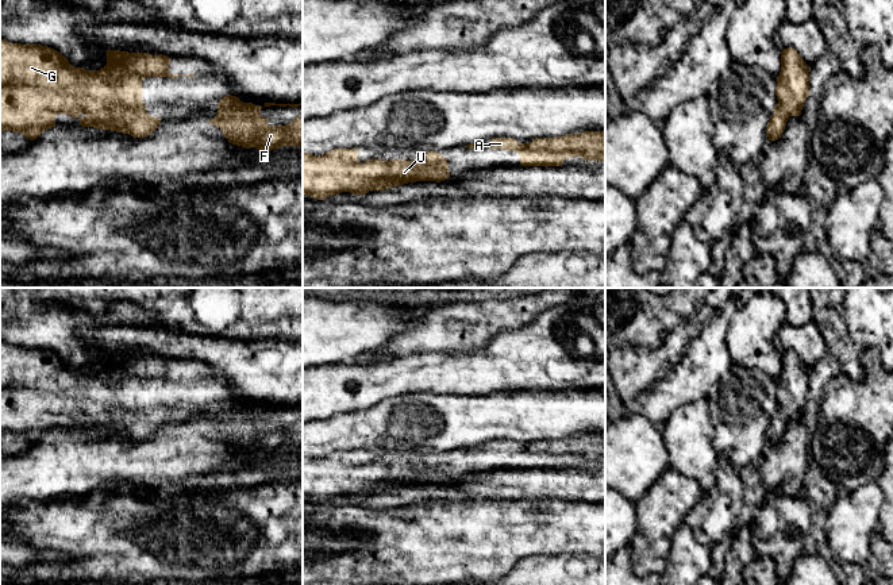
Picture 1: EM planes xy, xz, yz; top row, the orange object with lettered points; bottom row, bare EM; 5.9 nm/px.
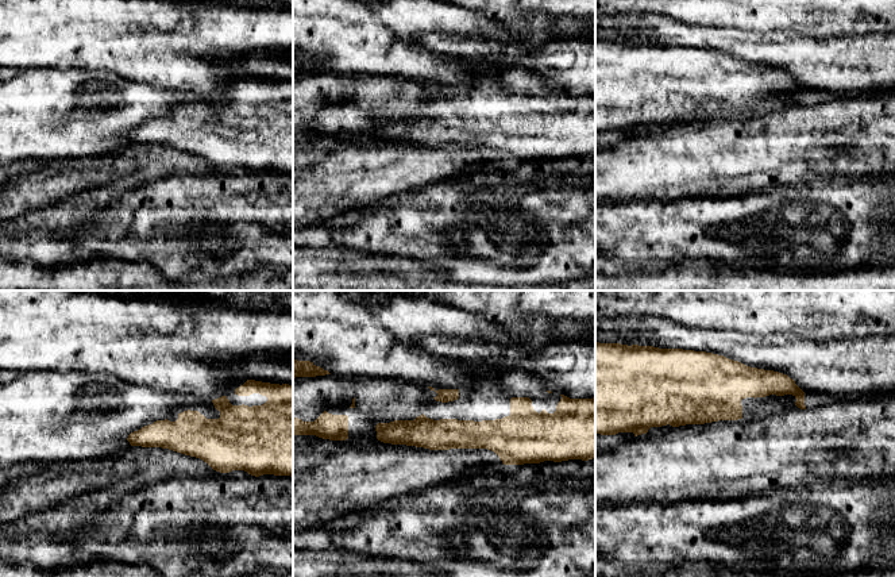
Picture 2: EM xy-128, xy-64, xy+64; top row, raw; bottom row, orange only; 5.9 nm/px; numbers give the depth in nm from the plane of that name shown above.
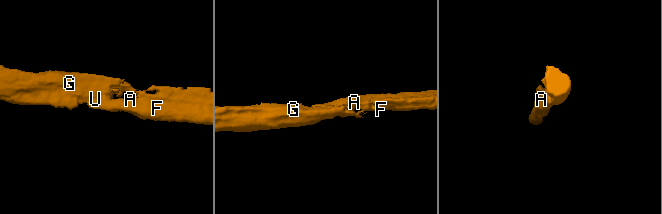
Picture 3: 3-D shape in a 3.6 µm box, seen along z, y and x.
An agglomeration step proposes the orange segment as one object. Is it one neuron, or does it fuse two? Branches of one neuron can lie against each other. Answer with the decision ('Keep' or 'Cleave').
Keep

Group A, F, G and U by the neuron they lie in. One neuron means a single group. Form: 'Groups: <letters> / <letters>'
Groups: A F G U

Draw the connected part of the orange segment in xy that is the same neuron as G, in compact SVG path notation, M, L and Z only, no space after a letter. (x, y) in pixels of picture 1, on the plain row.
M0 342L0 435L22 435L30 443L36 442L45 432L55 430L55 419L65 416L73 422L81 416L82 430L111 432L128 436L134 440L149 439L161 426L159 420L149 417L146 407L142 404L142 382L146 380L196 380L196 377L170 377L168 358L153 358L147 355L128 355L120 353L107 353L107 367L100 373L85 373L76 370L57 353L42 347L11 346Z

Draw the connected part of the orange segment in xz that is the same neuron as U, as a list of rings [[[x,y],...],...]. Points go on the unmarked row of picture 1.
[[[334,451],[322,458],[303,455],[303,497],[324,503],[350,494],[392,492],[416,484],[444,484],[450,480],[449,465],[440,455],[427,454],[416,463],[358,463],[358,451]]]

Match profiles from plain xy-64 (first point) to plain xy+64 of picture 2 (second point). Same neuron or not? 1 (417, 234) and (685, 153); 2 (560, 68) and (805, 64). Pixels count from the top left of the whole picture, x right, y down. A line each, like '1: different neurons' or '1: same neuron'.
1: different neurons
2: same neuron

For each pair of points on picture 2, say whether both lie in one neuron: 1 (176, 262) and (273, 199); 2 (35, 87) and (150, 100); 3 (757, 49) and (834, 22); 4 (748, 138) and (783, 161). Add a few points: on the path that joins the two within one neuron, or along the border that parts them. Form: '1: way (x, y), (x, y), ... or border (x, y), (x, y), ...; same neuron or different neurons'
1: way (200, 246), (226, 246), (249, 223); same neuron
2: way (41, 123), (51, 134), (96, 134), (114, 123); same neuron
3: border (771, 30), (833, 35); different neurons
4: way (756, 146), (763, 153), (775, 154); same neuron

